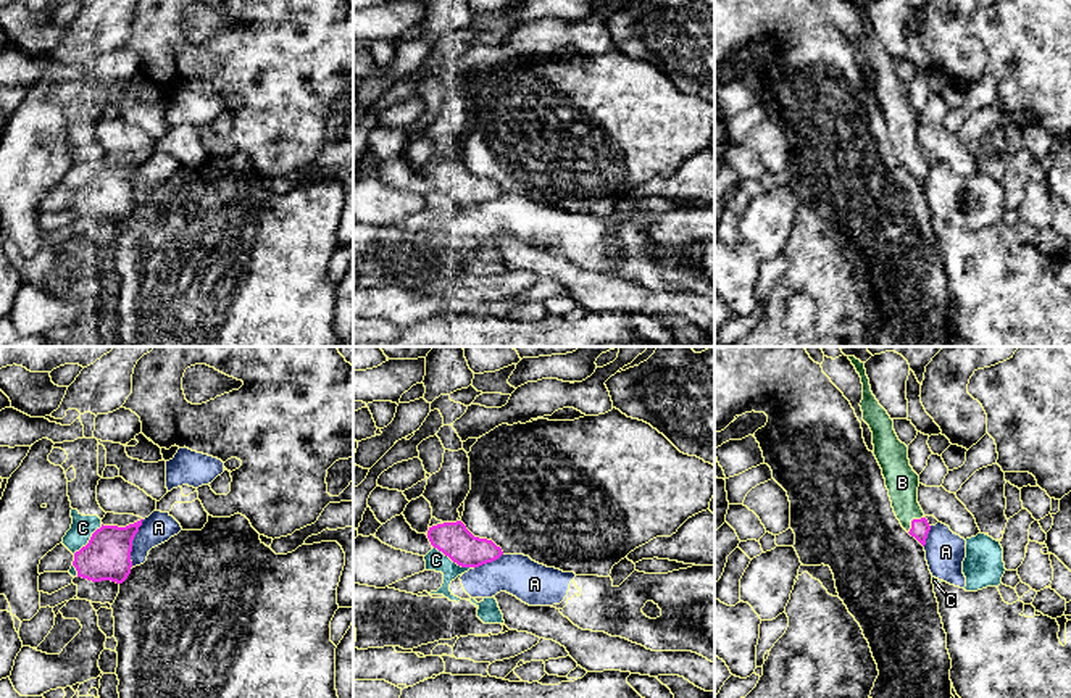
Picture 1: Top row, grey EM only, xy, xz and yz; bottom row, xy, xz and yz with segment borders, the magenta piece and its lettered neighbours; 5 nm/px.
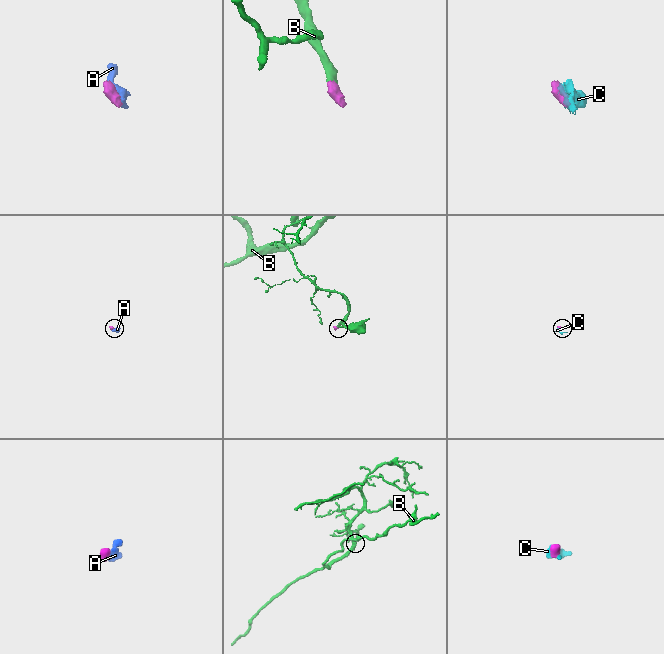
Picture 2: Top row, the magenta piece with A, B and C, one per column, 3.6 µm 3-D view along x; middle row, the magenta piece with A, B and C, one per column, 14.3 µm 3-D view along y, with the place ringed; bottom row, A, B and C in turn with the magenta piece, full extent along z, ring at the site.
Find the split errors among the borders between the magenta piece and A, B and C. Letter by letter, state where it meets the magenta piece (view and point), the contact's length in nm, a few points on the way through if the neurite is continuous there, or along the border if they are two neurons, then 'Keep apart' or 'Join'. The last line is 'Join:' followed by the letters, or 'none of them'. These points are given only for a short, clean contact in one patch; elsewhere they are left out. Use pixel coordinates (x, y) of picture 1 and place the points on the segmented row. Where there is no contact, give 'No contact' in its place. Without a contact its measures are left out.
A: Touches magenta at xy (131, 544). Shared border 240 nm. Boundary: xy (144, 519), (133, 540), (131, 566). Keep apart
B: Touches magenta at yz (912, 521). Shared border 120 nm. Join
C: Touches magenta at xz (454, 561). Shared border 240 nm. Join
Join: B, C

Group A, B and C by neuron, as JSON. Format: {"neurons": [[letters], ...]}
{"neurons": [["A"], ["B", "C"]]}

